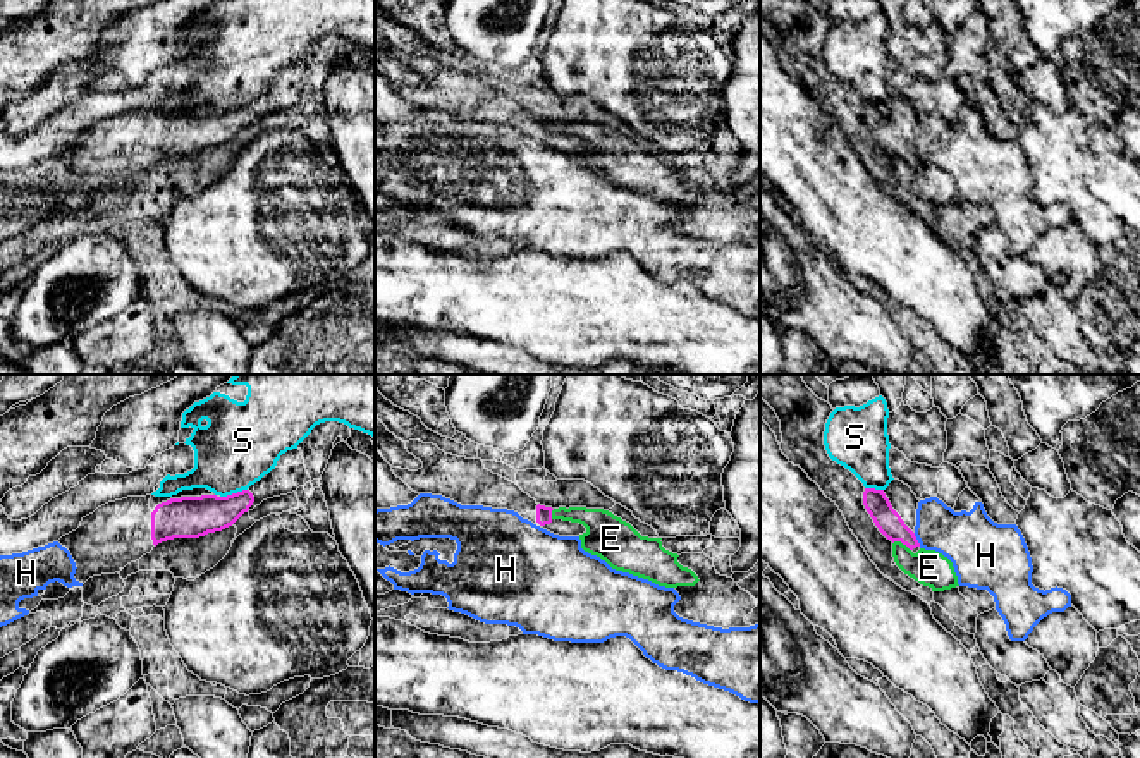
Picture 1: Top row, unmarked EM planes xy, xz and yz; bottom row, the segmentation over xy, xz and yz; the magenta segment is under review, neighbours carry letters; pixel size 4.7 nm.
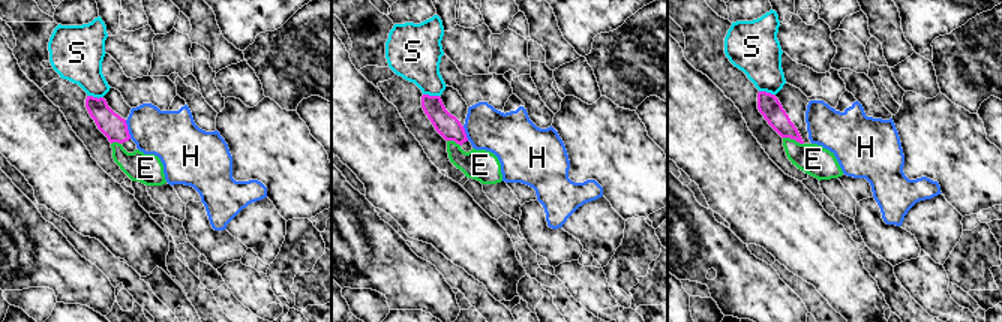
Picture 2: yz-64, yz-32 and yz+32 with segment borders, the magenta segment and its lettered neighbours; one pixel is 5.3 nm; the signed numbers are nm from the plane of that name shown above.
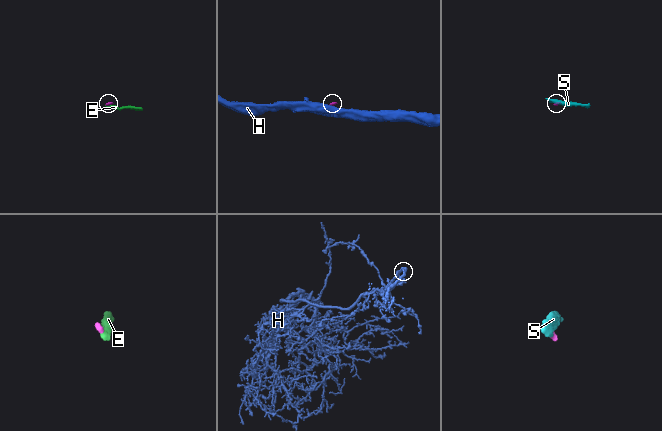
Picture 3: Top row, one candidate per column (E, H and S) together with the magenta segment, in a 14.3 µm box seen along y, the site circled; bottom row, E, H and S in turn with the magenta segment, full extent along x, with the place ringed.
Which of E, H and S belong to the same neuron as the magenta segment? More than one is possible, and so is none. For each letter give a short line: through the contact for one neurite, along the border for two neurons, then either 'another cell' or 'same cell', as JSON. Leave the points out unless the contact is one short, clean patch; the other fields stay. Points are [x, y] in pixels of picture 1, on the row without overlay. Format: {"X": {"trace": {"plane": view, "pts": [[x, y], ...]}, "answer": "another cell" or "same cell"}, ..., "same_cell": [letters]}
{"E": {"trace": {"plane": "yz", "pts": [[893, 157], [901, 157], [910, 165]]}, "answer": "another cell"}, "H": {"trace": {"plane": "yz", "pts": [[913, 148], [920, 160]]}, "answer": "another cell"}, "S": {"trace": {"plane": "xy", "pts": [[246, 103], [220, 112]]}, "answer": "another cell"}, "same_cell": []}

